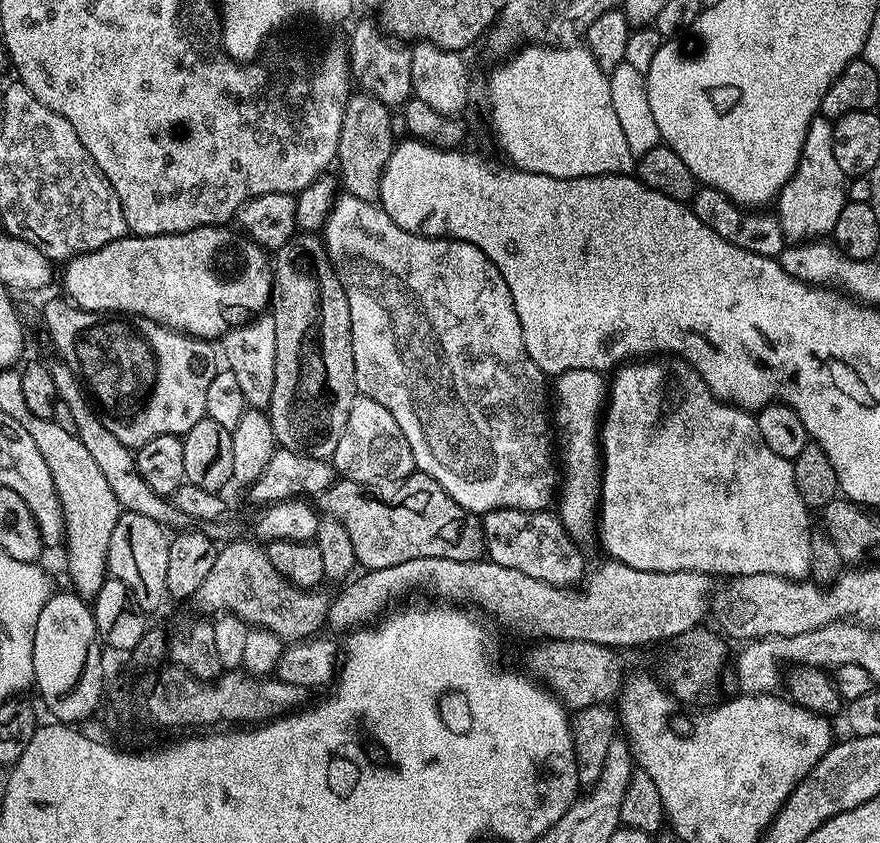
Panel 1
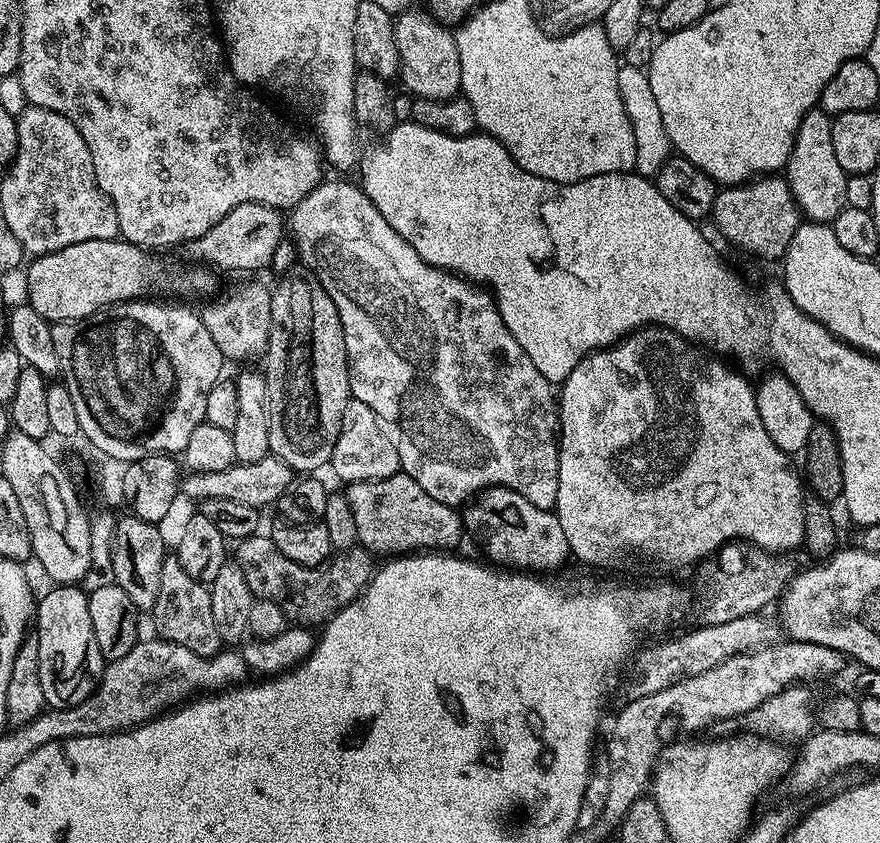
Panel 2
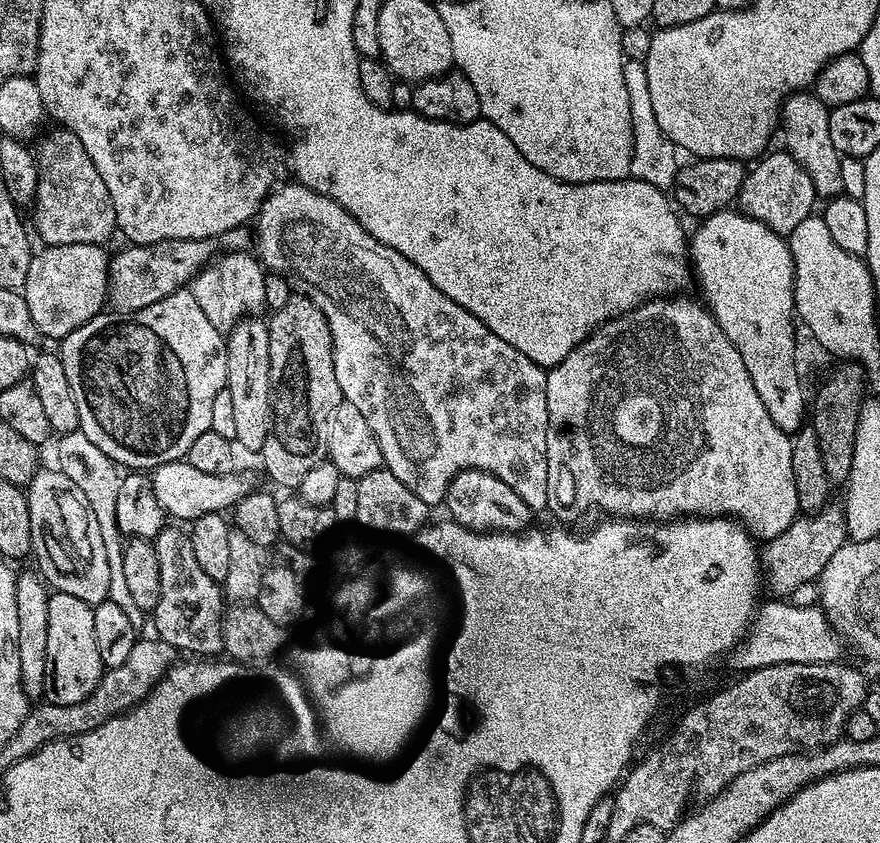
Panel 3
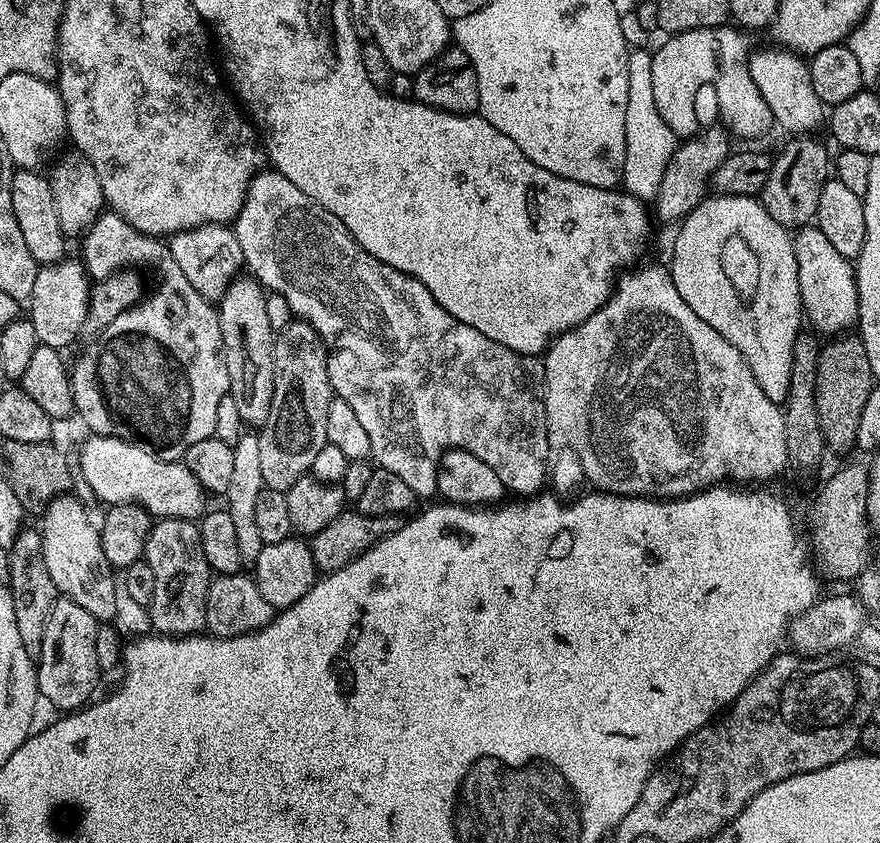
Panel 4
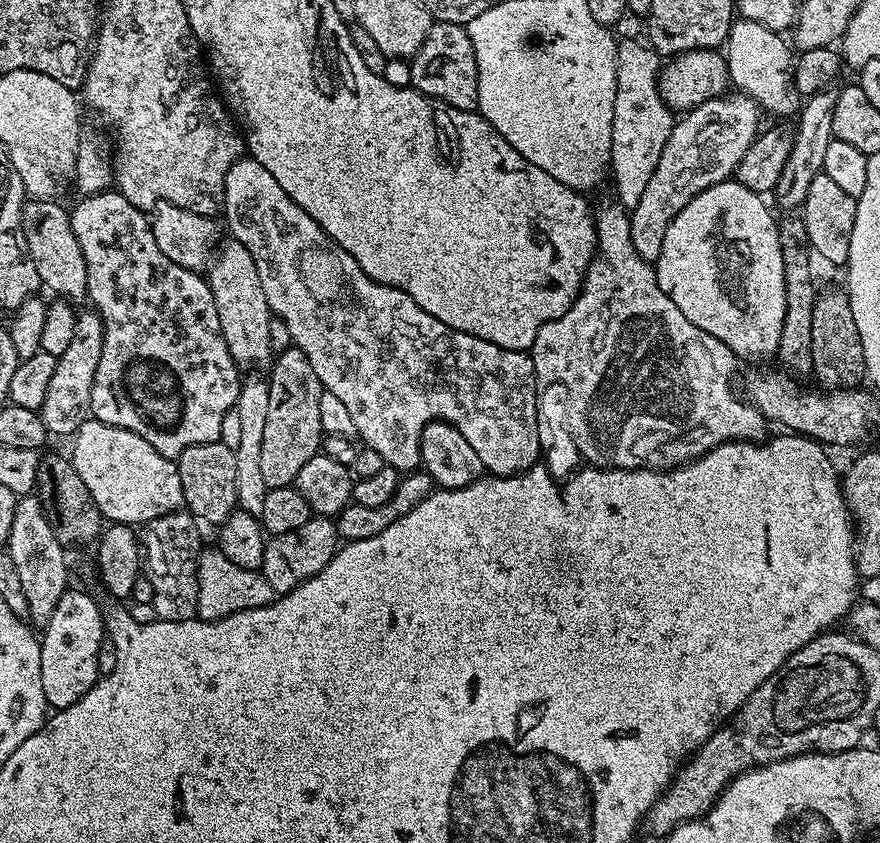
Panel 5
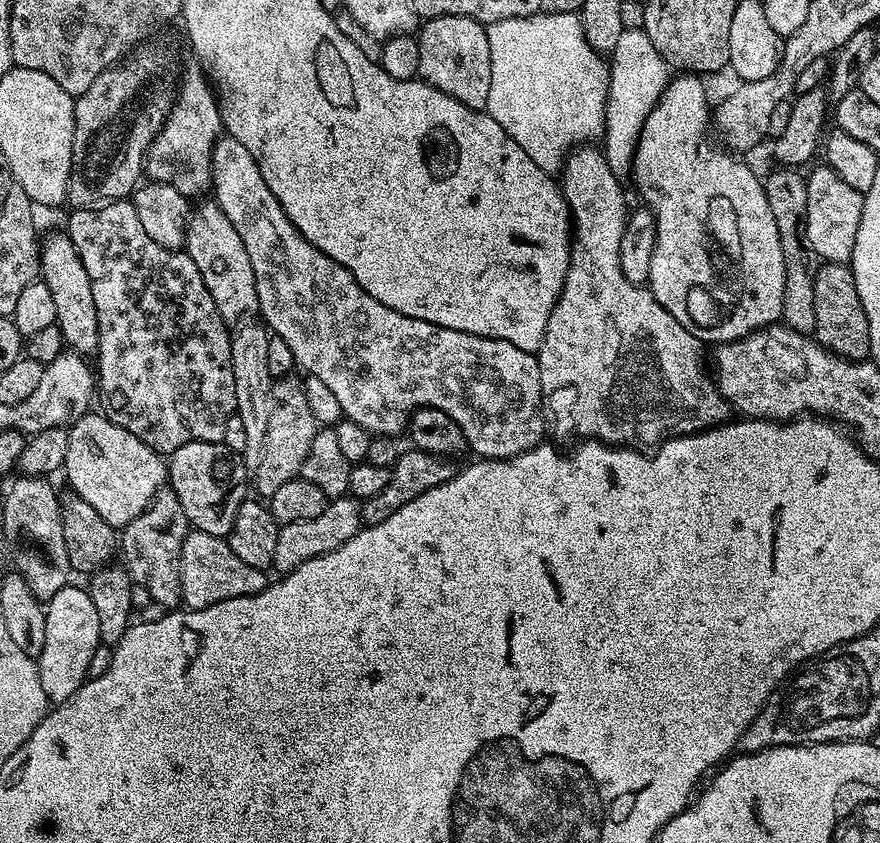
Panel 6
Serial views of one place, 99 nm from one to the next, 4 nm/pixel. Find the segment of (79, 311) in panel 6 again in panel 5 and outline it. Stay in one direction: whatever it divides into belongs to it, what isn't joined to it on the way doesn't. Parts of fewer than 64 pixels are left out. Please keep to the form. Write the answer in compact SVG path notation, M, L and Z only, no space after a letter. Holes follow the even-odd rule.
M29 199L25 203L26 246L30 250L30 258L34 258L34 266L38 270L41 285L45 289L49 288L50 291L57 292L55 295L60 298L80 295L83 297L88 290L86 258L74 234L69 209L67 207L64 209L60 203L59 199Z

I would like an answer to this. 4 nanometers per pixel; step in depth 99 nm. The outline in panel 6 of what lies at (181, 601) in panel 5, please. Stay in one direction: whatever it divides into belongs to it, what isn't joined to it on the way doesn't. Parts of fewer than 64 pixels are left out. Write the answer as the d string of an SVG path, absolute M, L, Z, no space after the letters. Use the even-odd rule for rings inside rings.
M165 486L156 493L146 510L129 522L118 536L118 552L121 557L124 555L122 564L128 569L133 584L144 586L152 602L160 602L167 610L175 609L181 603L180 555L189 531L182 502L178 502L171 487Z

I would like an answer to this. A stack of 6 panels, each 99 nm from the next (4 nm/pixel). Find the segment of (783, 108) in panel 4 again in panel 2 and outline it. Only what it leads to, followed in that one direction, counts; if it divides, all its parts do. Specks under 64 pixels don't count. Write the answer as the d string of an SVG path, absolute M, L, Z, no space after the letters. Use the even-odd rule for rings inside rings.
M819 106L809 110L800 119L792 153L786 165L790 190L801 213L809 221L831 222L846 206L846 182L849 175L842 170L842 166L838 166L838 158L834 155L832 121L833 117Z

